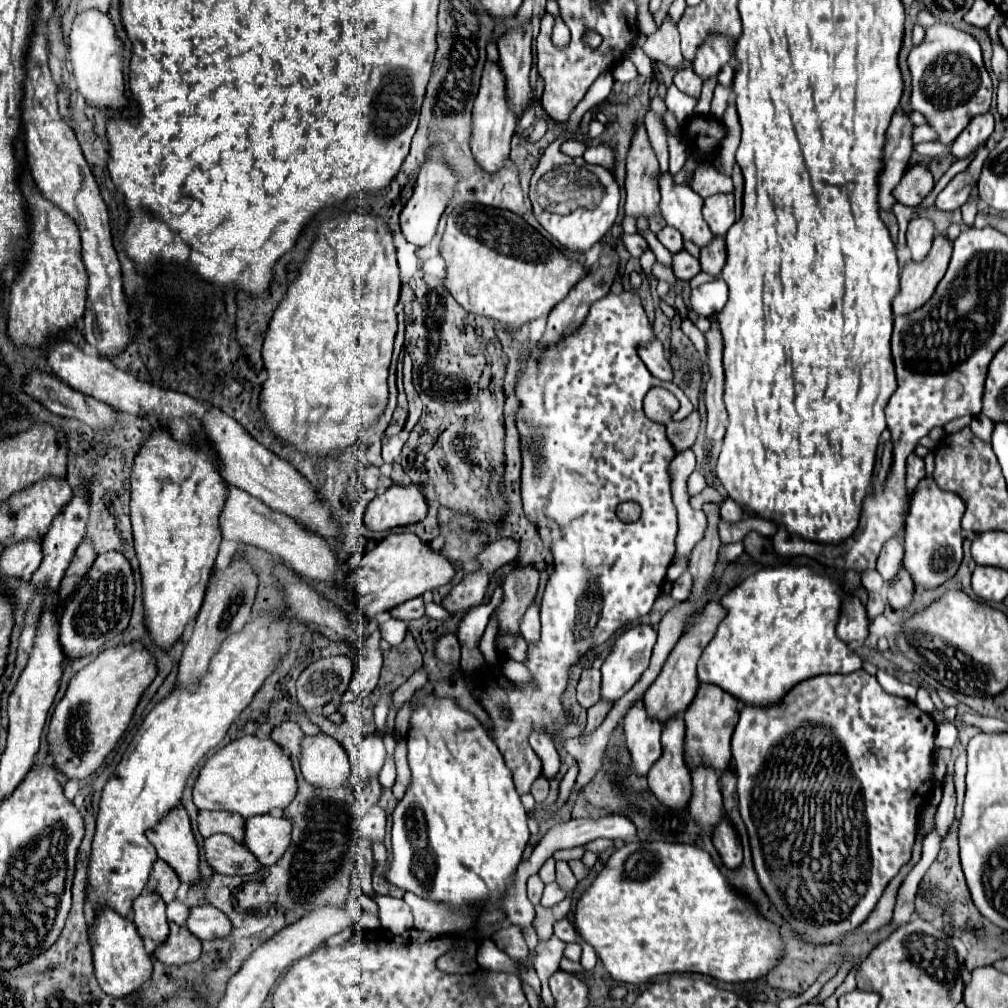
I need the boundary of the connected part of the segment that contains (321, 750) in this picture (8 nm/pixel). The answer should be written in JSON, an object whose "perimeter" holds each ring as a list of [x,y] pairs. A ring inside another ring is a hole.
{"perimeter":[[[330,735],[304,737],[300,767],[304,779],[318,789],[338,789],[350,779],[350,759]]]}

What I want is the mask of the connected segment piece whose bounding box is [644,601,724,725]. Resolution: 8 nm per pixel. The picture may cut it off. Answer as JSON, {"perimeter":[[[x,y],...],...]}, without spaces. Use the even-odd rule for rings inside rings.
{"perimeter":[[[712,601],[694,619],[694,625],[688,627],[688,631],[680,637],[680,641],[676,643],[676,649],[672,649],[672,653],[668,655],[660,675],[656,677],[656,681],[650,685],[648,693],[644,695],[644,707],[646,707],[648,717],[652,717],[664,725],[668,719],[682,715],[688,709],[688,705],[692,703],[692,699],[696,697],[696,691],[698,691],[696,663],[698,663],[704,647],[708,645],[708,641],[712,641],[712,633],[716,633],[716,625],[720,623],[720,617],[724,617],[724,609],[720,609],[718,601]]]}

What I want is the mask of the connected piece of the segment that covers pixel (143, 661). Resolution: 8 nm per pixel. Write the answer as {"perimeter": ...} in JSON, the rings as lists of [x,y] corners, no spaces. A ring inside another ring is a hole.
{"perimeter":[[[118,645],[102,651],[90,665],[78,671],[64,697],[56,705],[48,727],[48,751],[54,757],[54,767],[68,779],[82,781],[90,777],[116,747],[126,731],[134,707],[142,691],[152,683],[156,667],[152,655],[142,645]]]}

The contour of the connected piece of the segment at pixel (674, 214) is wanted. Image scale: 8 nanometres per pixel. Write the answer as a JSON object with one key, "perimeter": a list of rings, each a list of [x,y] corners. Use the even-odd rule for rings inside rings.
{"perimeter":[[[658,173],[660,187],[660,211],[668,225],[678,229],[684,239],[694,241],[698,247],[712,239],[712,231],[702,217],[702,197],[688,185],[676,185],[670,173]]]}

